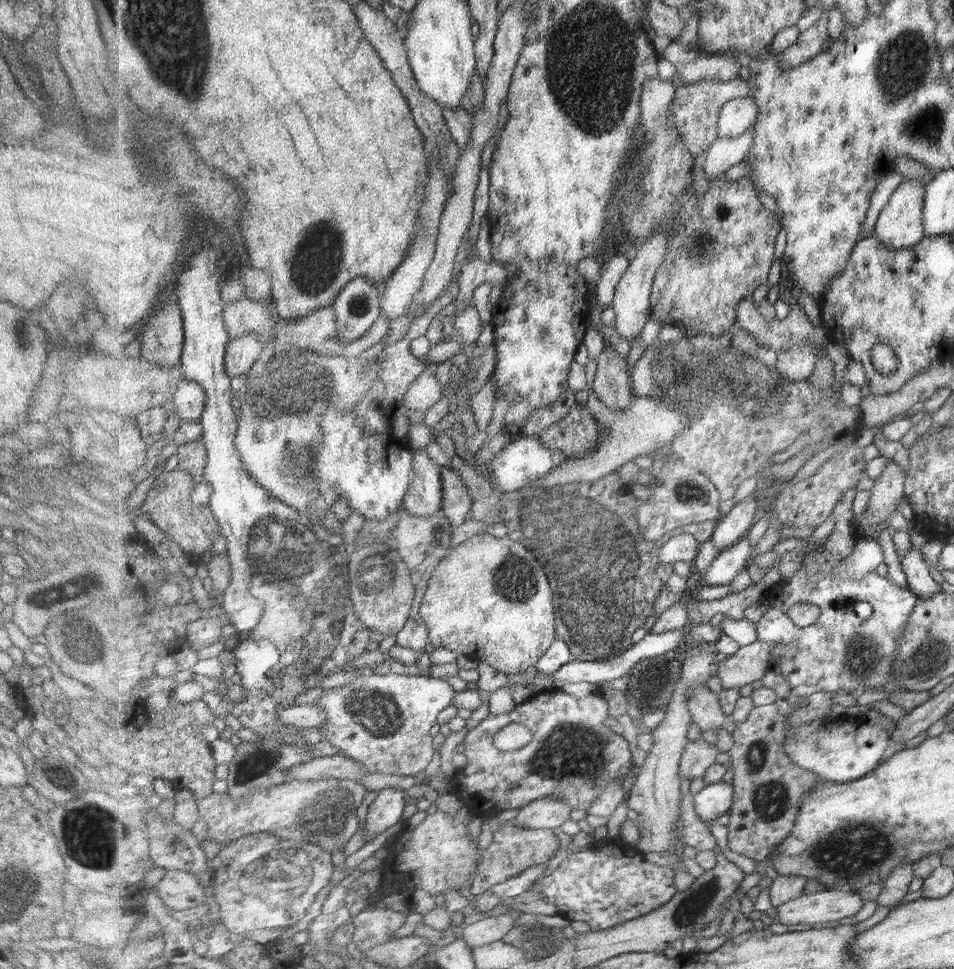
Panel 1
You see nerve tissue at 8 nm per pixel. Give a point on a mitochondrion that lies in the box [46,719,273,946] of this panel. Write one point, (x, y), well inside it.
(92, 849)

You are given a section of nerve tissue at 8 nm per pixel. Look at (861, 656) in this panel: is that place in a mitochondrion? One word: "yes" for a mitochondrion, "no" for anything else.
yes

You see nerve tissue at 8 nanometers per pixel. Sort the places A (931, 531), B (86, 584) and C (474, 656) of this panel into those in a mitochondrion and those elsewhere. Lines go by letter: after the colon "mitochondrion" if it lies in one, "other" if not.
A: other
B: other
C: other

